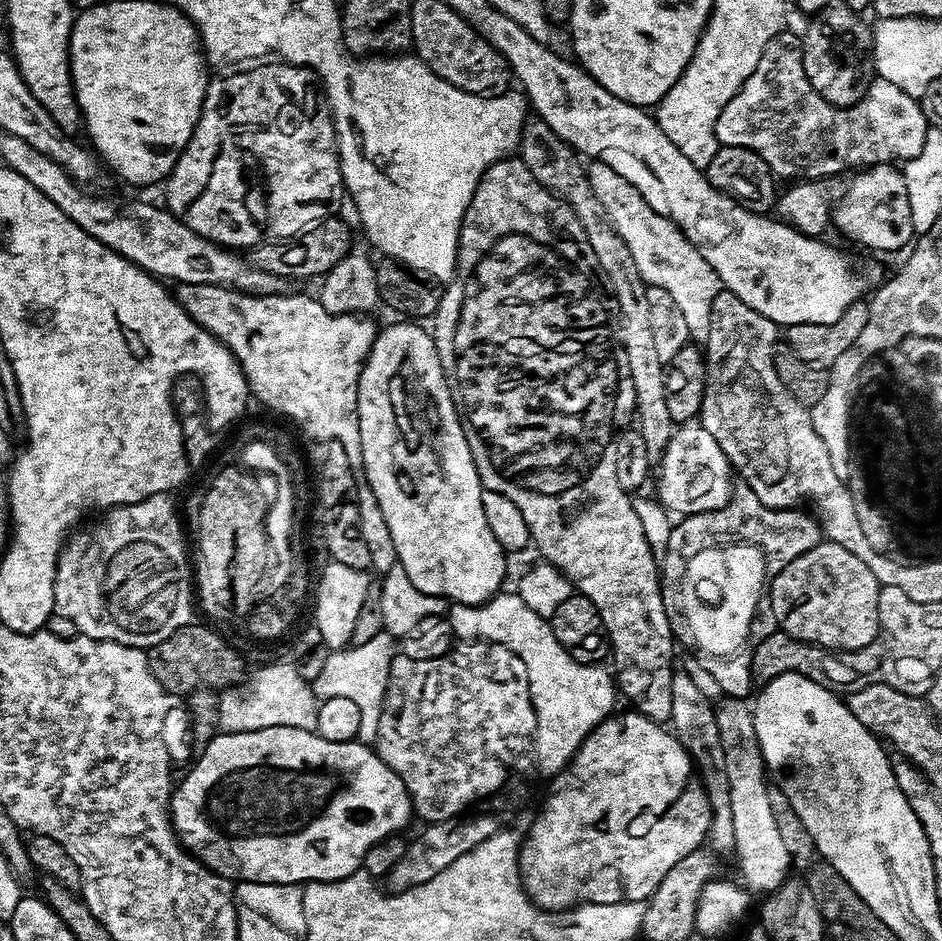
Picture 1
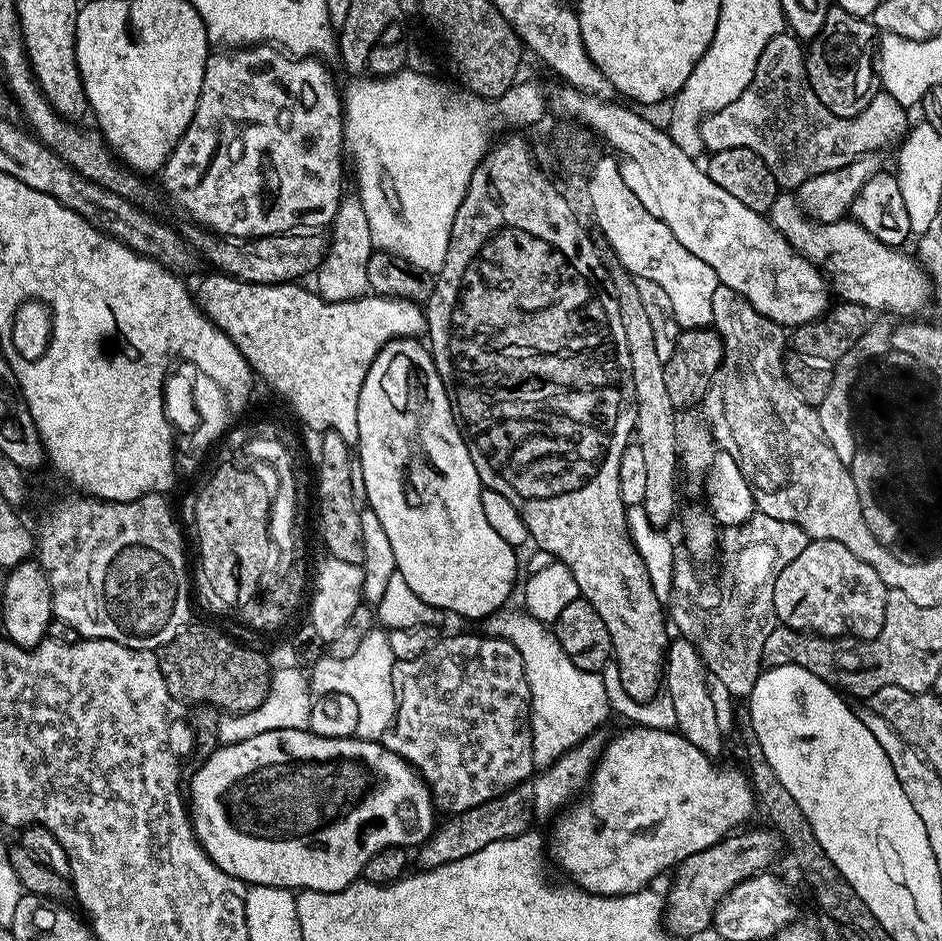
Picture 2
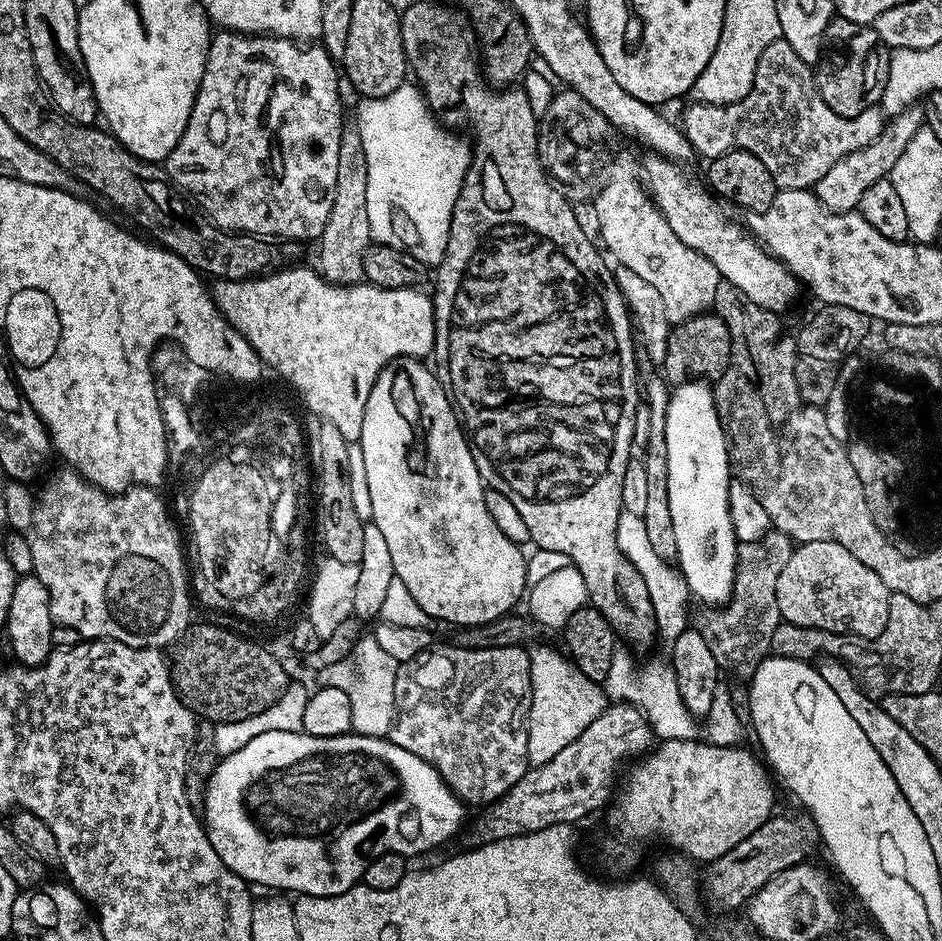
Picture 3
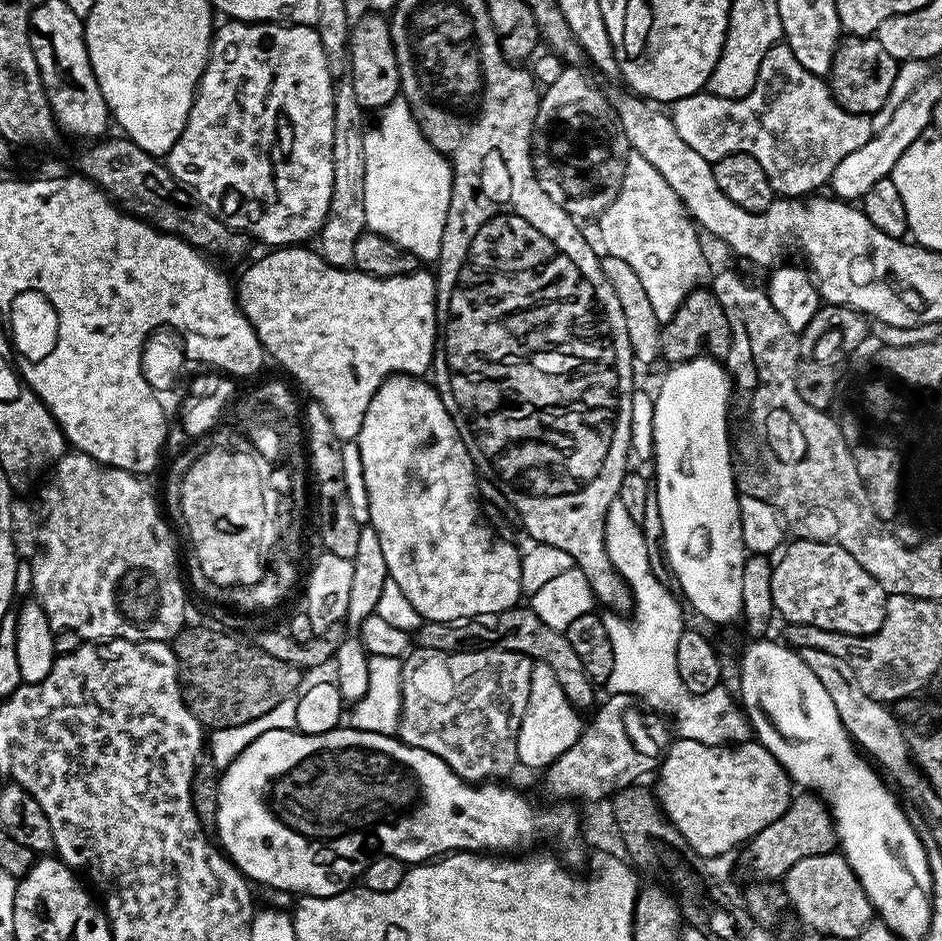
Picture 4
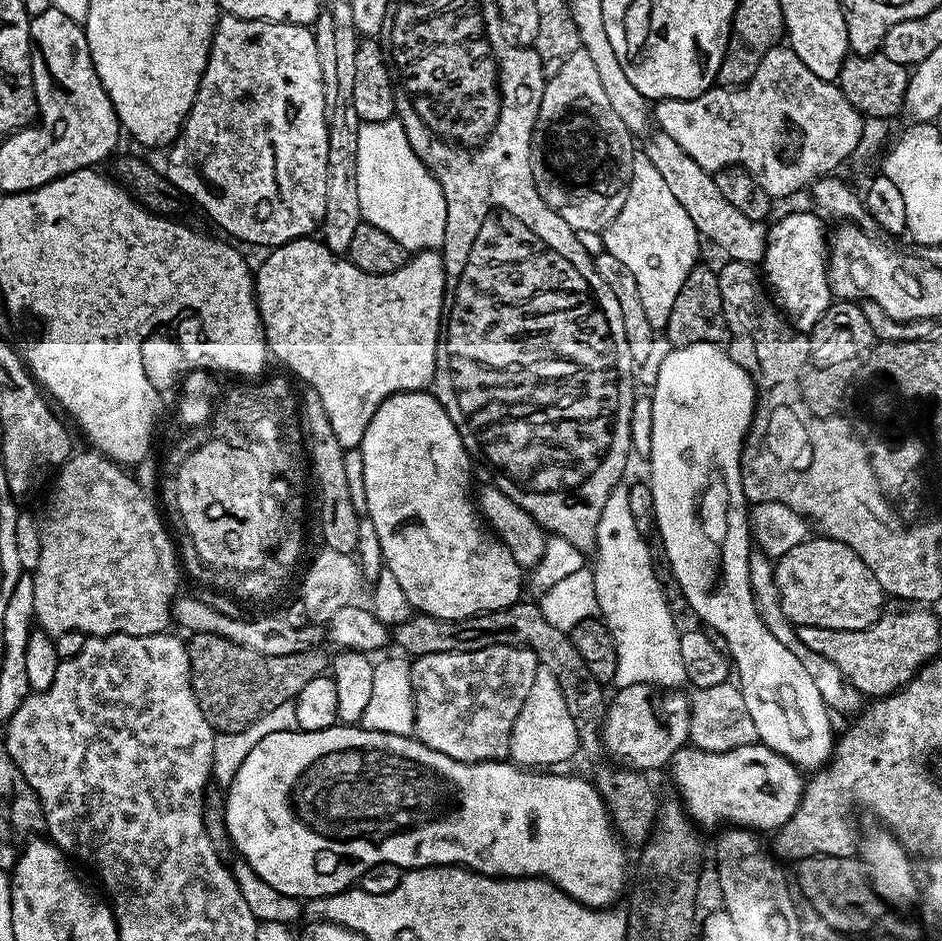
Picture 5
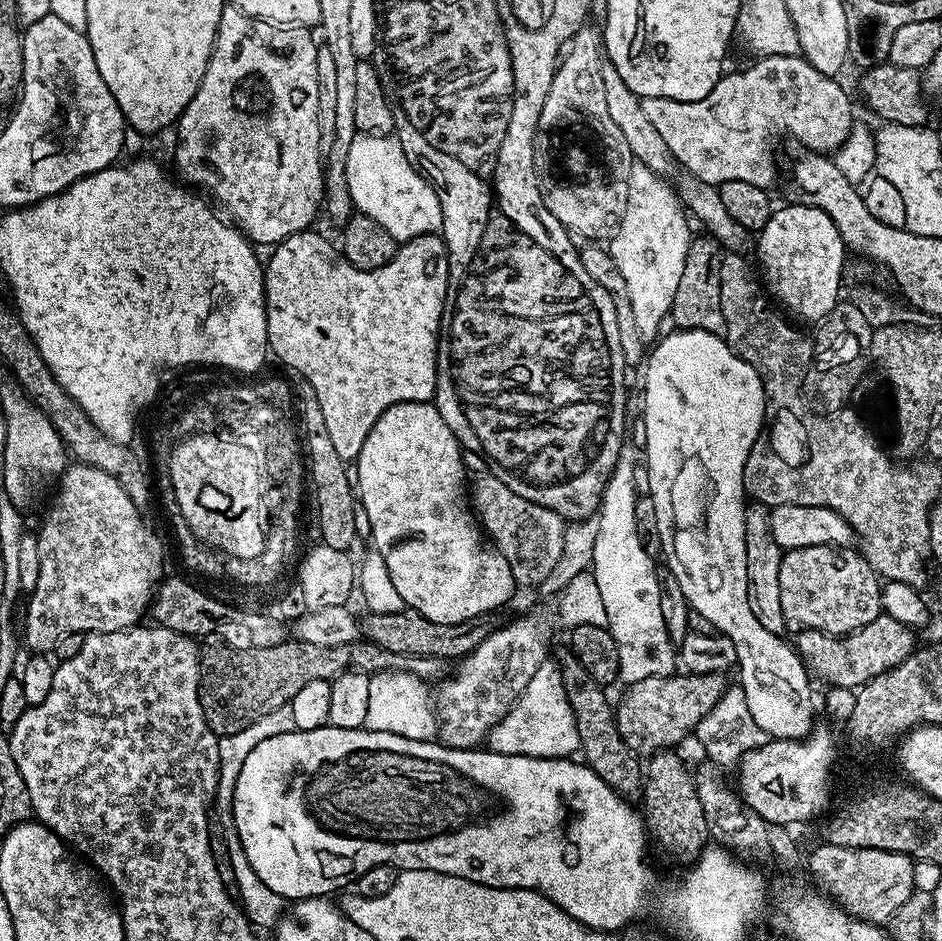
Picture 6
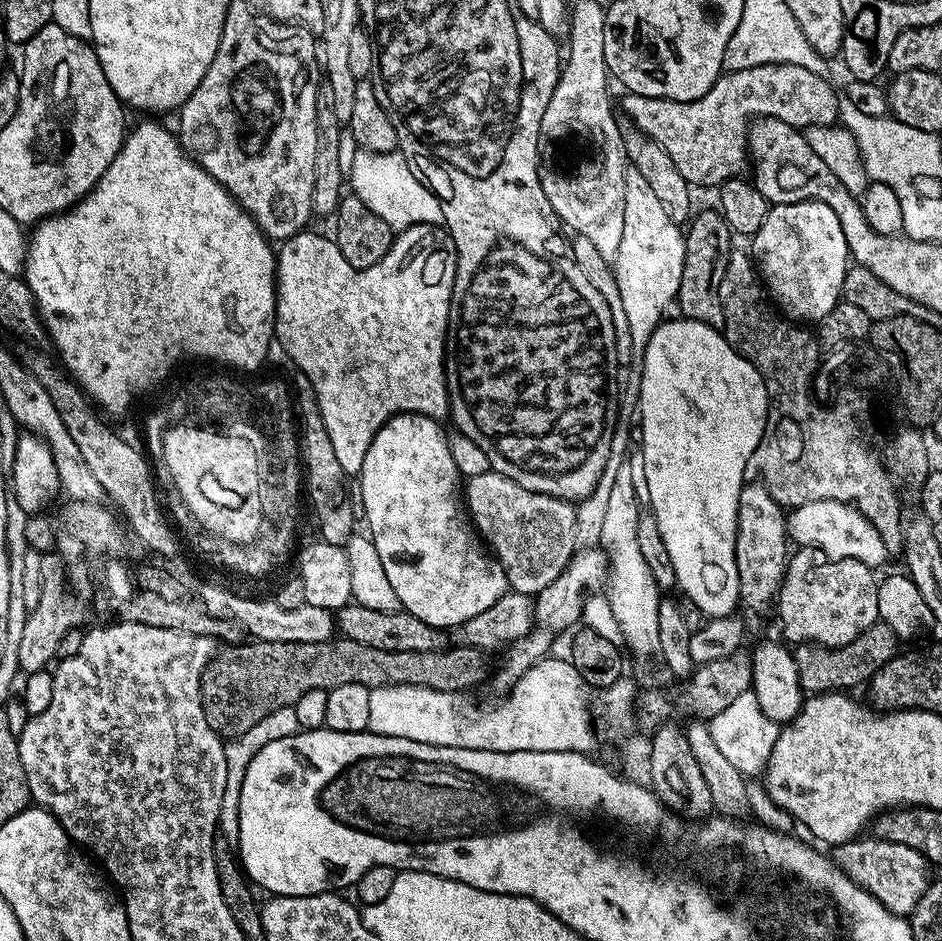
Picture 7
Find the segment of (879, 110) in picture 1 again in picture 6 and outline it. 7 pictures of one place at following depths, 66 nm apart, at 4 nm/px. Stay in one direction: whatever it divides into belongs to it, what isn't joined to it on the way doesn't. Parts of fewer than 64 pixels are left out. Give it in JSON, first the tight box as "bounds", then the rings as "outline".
{"bounds":[642,56,854,189],"outline":[[[761,56],[753,68],[744,73],[729,71],[698,102],[678,102],[670,98],[645,96],[642,110],[646,118],[662,134],[662,142],[670,150],[673,161],[684,167],[683,171],[703,184],[719,186],[727,180],[751,182],[753,186],[771,189],[776,180],[776,143],[788,135],[797,140],[801,149],[819,154],[832,154],[843,146],[851,134],[854,123],[852,104],[844,93],[839,79],[822,74],[810,66],[803,56]]]}

